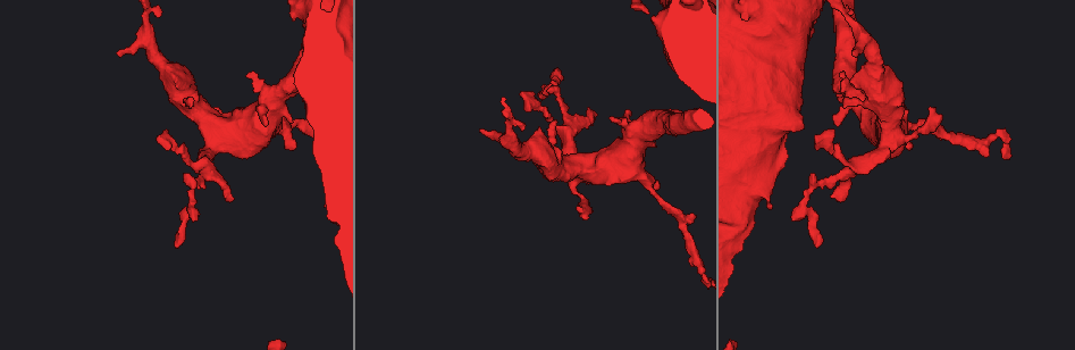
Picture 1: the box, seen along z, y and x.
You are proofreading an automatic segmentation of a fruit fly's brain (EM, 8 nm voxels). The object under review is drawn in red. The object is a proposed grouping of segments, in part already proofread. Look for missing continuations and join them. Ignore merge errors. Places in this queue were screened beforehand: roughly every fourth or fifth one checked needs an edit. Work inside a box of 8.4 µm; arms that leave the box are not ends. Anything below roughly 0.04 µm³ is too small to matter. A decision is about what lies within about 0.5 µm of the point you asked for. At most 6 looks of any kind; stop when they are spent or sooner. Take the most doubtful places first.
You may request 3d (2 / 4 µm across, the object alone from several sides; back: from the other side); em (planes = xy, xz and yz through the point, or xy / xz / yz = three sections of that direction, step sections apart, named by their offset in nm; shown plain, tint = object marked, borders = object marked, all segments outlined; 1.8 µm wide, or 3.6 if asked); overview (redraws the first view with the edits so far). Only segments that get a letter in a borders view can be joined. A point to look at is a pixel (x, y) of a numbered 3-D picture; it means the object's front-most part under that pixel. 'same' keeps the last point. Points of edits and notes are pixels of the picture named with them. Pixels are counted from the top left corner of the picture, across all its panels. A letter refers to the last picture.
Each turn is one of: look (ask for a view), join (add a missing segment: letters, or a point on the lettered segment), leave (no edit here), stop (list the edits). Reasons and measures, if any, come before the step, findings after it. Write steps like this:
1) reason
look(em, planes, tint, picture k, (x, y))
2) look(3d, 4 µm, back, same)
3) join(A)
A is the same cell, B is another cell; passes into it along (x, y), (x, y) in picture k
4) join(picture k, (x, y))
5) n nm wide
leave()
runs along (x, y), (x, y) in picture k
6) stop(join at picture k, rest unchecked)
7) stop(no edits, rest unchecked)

free end
look(em, 3.6 µm, xy, step 4, tint, picture 1, (266, 126))

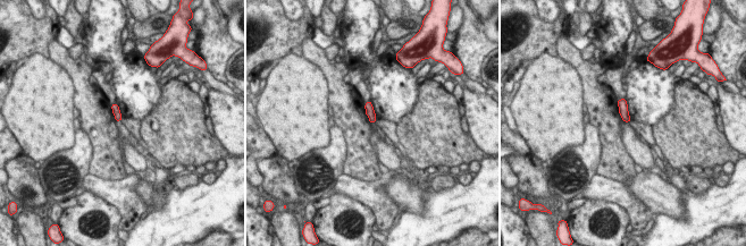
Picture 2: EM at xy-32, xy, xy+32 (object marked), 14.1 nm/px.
another direction
look(em, 3.6 µm, planes, borders, same)

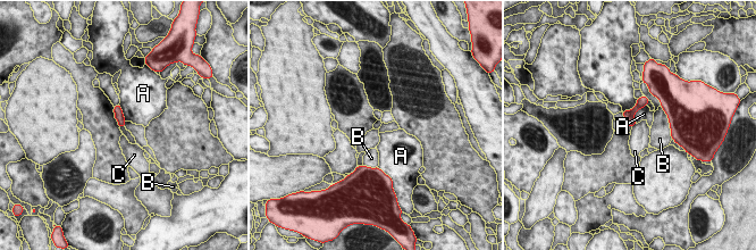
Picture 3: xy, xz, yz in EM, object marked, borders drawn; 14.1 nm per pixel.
leave()
A, B and C are other cells; border along (636, 123), (631, 126) in picture 3; no lettered segment goes on from it

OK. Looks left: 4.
free end
look(em, planes, borders, picture 1, (817, 245))

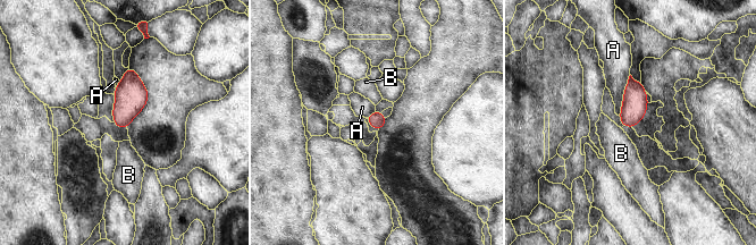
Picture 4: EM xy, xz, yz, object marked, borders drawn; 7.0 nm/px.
110 nm wide
leave()
A and B are other cells; border along (630, 75), (619, 116) in picture 4; none of them fits

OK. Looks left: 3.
thick end
look(3d, 2 µm, picture 1, (852, 54))

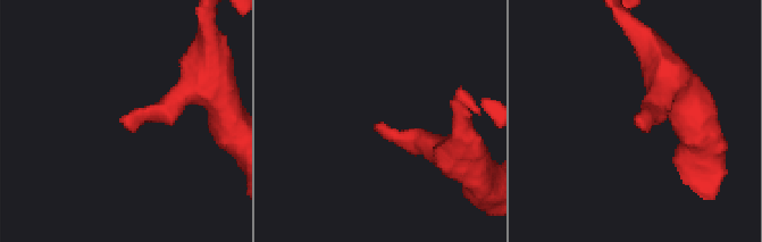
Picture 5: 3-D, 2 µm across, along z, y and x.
look(em, planes, borders, picture 5, (127, 126))

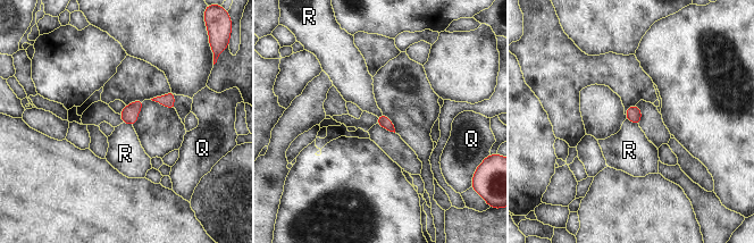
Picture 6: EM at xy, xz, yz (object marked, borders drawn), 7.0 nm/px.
leave()
Q and R are other cells; border along (627, 118), (638, 125) in picture 6; none of them fits

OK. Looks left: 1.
stop(no edits, rest unchecked)

